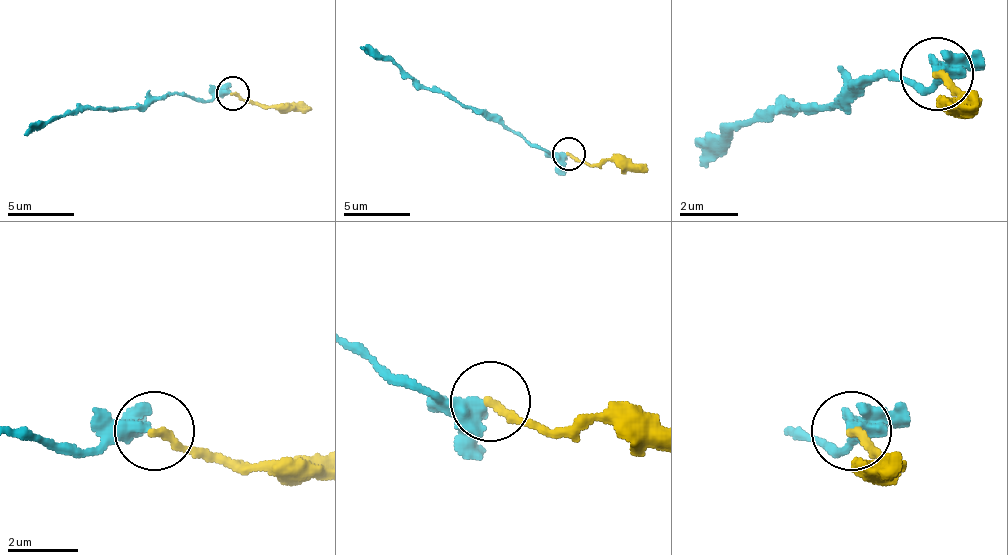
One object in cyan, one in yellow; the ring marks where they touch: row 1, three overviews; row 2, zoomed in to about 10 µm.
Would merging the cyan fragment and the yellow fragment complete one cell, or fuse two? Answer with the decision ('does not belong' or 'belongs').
does not belong

